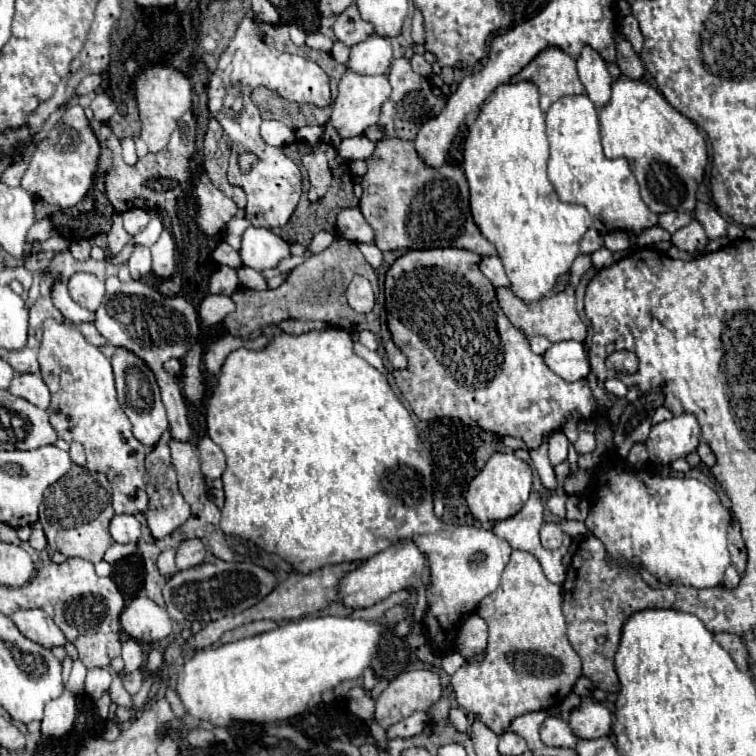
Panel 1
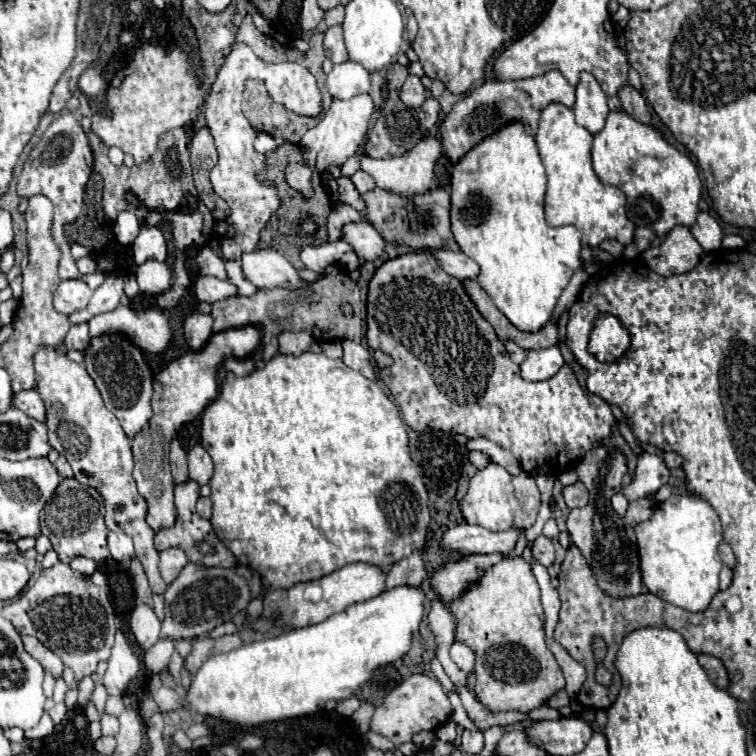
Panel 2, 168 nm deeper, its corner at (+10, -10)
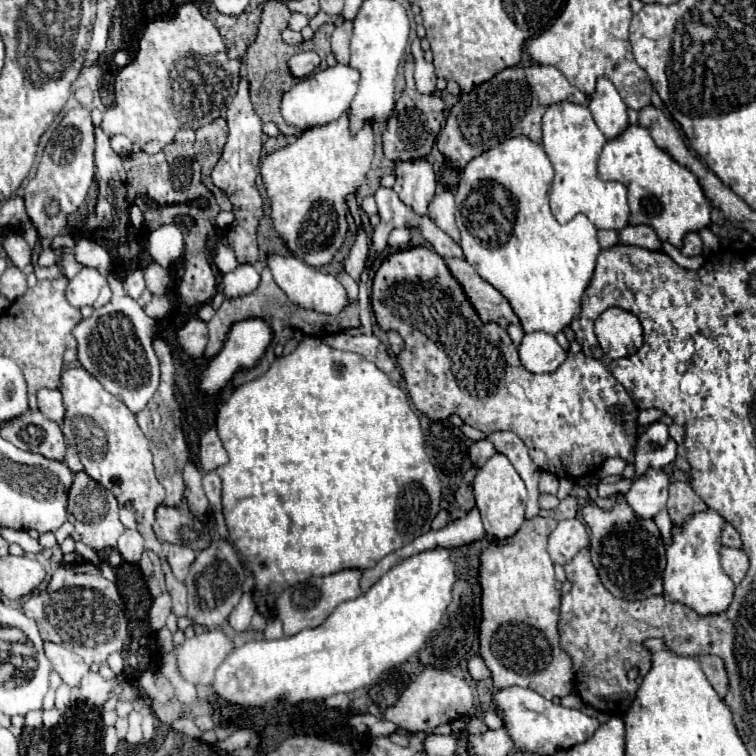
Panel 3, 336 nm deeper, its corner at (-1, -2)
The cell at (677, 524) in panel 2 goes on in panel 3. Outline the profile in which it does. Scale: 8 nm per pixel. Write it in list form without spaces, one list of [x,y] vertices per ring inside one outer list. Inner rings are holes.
[[[706,510],[694,514],[682,528],[674,528],[674,542],[666,548],[668,566],[664,570],[664,596],[670,602],[680,602],[692,608],[698,616],[710,616],[724,612],[734,596],[734,582],[720,568],[720,532],[724,518]]]

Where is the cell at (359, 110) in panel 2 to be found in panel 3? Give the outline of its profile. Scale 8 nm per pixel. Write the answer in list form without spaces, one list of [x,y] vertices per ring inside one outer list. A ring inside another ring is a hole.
[[[348,112],[326,124],[324,128],[312,128],[304,132],[294,144],[266,156],[262,160],[262,182],[270,198],[270,218],[276,234],[284,240],[288,250],[304,260],[306,264],[320,268],[332,262],[334,254],[342,248],[346,232],[348,232],[348,202],[346,196],[354,194],[360,184],[366,180],[366,172],[370,170],[374,156],[374,134],[372,128],[362,128],[358,136],[350,136],[348,132]]]

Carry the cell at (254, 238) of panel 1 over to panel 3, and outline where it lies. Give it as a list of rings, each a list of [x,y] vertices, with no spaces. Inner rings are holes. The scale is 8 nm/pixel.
[[[280,254],[268,256],[268,266],[272,270],[272,276],[274,276],[276,284],[286,292],[286,296],[294,304],[298,304],[302,308],[308,308],[308,310],[314,310],[318,314],[330,314],[330,316],[340,314],[348,306],[348,294],[346,294],[344,286],[338,282],[336,276],[324,274],[318,268],[312,268],[312,266],[304,264],[304,260],[292,256],[292,254],[290,256],[280,256]]]

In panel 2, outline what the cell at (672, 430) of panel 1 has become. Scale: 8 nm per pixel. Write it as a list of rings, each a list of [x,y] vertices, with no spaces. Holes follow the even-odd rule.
[[[643,452],[637,462],[635,478],[629,486],[621,490],[621,494],[631,502],[637,498],[643,498],[651,492],[657,492],[667,480],[669,480],[669,468],[665,464],[663,454],[647,454]]]

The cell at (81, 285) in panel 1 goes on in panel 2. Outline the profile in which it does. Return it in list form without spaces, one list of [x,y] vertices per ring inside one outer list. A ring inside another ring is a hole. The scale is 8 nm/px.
[[[65,280],[59,284],[53,304],[61,314],[71,314],[83,310],[93,296],[93,290],[83,280]]]

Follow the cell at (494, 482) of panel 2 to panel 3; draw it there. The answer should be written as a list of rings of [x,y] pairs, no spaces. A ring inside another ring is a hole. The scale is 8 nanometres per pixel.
[[[494,454],[476,474],[474,478],[474,498],[476,498],[476,506],[484,518],[484,526],[486,532],[494,538],[508,538],[514,532],[518,532],[518,528],[524,522],[524,510],[526,510],[526,502],[528,502],[528,492],[524,486],[524,480],[520,478],[520,474],[514,470],[512,462],[504,456],[504,454]]]

